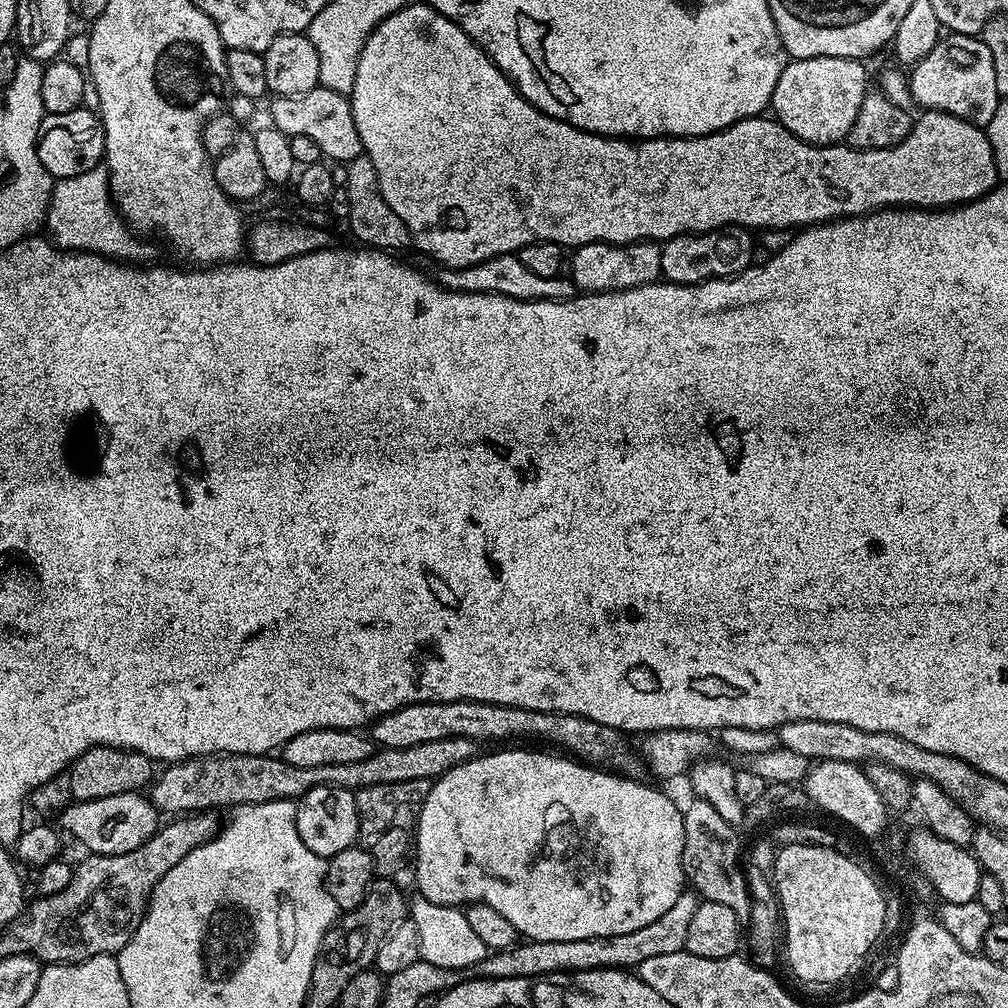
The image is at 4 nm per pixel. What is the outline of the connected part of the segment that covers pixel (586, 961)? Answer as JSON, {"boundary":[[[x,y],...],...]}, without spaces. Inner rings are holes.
{"boundary":[[[686,890],[654,922],[642,926],[638,930],[630,930],[630,934],[614,934],[598,938],[582,938],[570,942],[542,942],[541,940],[525,939],[517,942],[512,948],[501,952],[492,952],[477,964],[474,972],[477,977],[490,980],[502,978],[530,978],[531,976],[551,976],[554,972],[589,972],[595,968],[618,968],[634,970],[637,965],[646,962],[646,958],[655,958],[662,954],[674,954],[684,951],[686,934],[690,931],[690,921],[694,918],[694,910],[702,900],[695,891]]]}

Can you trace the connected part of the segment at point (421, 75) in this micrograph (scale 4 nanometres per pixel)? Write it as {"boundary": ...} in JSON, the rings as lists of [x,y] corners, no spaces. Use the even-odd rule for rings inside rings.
{"boundary":[[[409,2],[405,8],[398,10],[394,14],[390,14],[386,19],[377,26],[366,38],[366,42],[362,46],[362,54],[358,58],[358,78],[354,78],[354,90],[350,97],[352,102],[352,113],[354,114],[354,126],[360,135],[360,146],[363,155],[370,158],[370,162],[374,162],[374,170],[378,174],[378,186],[382,198],[386,198],[386,202],[390,206],[390,210],[394,210],[394,214],[398,214],[398,218],[402,218],[402,222],[408,228],[408,235],[411,243],[416,244],[416,248],[420,252],[425,252],[432,260],[437,260],[438,263],[444,264],[445,269],[451,270],[453,268],[465,268],[466,266],[474,266],[478,262],[482,262],[486,258],[494,258],[501,256],[507,252],[513,254],[519,253],[520,249],[536,244],[538,242],[550,242],[551,244],[559,244],[568,250],[575,250],[582,244],[593,244],[594,242],[602,242],[603,244],[635,244],[637,240],[651,240],[653,242],[663,242],[670,239],[672,236],[683,236],[693,232],[712,232],[715,228],[727,228],[735,226],[737,228],[746,228],[749,230],[763,230],[763,229],[791,229],[803,230],[809,226],[824,226],[833,220],[841,218],[864,218],[870,212],[878,212],[881,210],[896,210],[901,206],[911,206],[916,210],[944,210],[949,206],[959,206],[969,202],[979,201],[980,197],[987,196],[993,188],[998,184],[998,173],[996,170],[996,159],[992,153],[992,147],[988,141],[988,133],[983,127],[970,123],[968,120],[962,120],[957,116],[951,116],[949,112],[937,112],[935,110],[924,110],[915,117],[912,125],[912,131],[909,132],[906,138],[902,138],[902,142],[898,142],[893,148],[866,148],[858,149],[851,146],[845,146],[843,143],[830,144],[827,146],[817,146],[808,144],[804,140],[799,140],[794,134],[790,134],[781,126],[775,119],[769,118],[767,115],[761,114],[759,116],[751,116],[745,120],[739,120],[730,125],[729,128],[724,128],[720,132],[714,134],[706,134],[705,136],[697,136],[695,138],[640,138],[633,142],[628,138],[613,138],[610,136],[595,136],[593,132],[583,132],[581,128],[575,128],[573,124],[568,124],[564,120],[555,120],[553,116],[548,116],[544,112],[539,112],[534,105],[529,102],[527,98],[518,91],[515,86],[511,84],[500,68],[492,61],[492,59],[476,45],[476,43],[468,37],[465,32],[458,27],[458,25],[442,15],[438,10],[434,10],[426,2]]]}

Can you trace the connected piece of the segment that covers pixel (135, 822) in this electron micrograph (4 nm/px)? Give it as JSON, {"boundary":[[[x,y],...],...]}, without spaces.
{"boundary":[[[140,792],[114,794],[97,800],[77,800],[59,813],[58,820],[65,833],[72,832],[78,843],[85,844],[87,851],[97,856],[126,854],[148,841],[162,824],[161,813],[152,805],[151,799]]]}

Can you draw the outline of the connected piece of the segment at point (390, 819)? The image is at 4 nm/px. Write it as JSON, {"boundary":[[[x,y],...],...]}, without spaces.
{"boundary":[[[431,780],[410,782],[386,782],[382,786],[366,786],[356,793],[358,806],[359,847],[370,854],[372,867],[381,877],[395,877],[400,863],[409,859],[416,839],[416,826],[420,822],[420,811],[433,786]]]}

